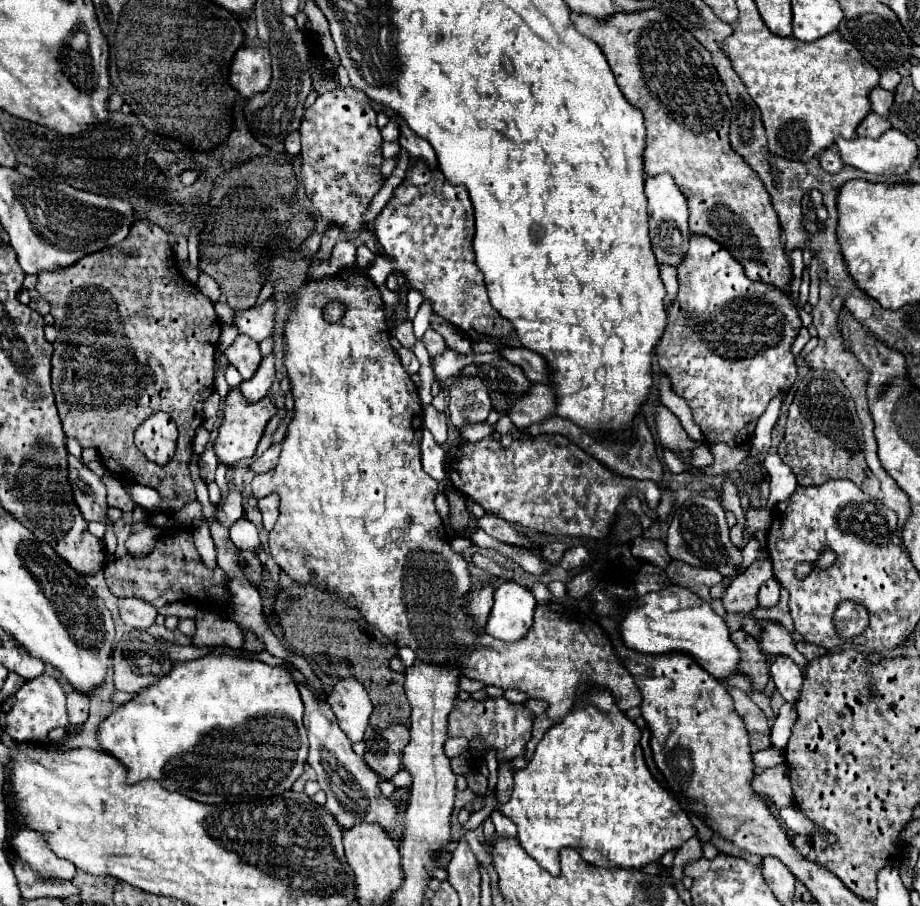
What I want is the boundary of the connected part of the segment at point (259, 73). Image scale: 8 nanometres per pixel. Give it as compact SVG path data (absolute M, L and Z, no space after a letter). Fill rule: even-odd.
M263 46L239 48L231 62L231 86L245 98L265 92L271 84L271 54Z

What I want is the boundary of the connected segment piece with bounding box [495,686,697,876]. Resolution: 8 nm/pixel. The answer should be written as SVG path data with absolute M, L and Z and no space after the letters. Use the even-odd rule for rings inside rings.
M587 686L571 712L545 732L527 766L515 772L515 788L509 802L495 810L501 810L517 824L517 840L523 850L553 876L559 874L559 850L565 846L579 850L585 862L601 868L641 868L661 858L667 850L679 848L697 832L675 796L647 770L639 738L641 730L615 706L609 688Z

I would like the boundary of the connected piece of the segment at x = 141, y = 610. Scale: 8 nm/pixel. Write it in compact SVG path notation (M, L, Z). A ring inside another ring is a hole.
M119 598L119 616L131 628L149 628L155 622L157 610L139 598Z

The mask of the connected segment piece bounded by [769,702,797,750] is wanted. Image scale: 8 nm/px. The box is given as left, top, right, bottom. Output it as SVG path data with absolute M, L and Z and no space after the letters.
M783 704L781 710L779 710L779 716L775 718L775 724L771 728L771 746L783 750L787 746L787 740L791 736L791 730L793 730L793 724L797 720L797 712L795 712L795 706L793 704Z

